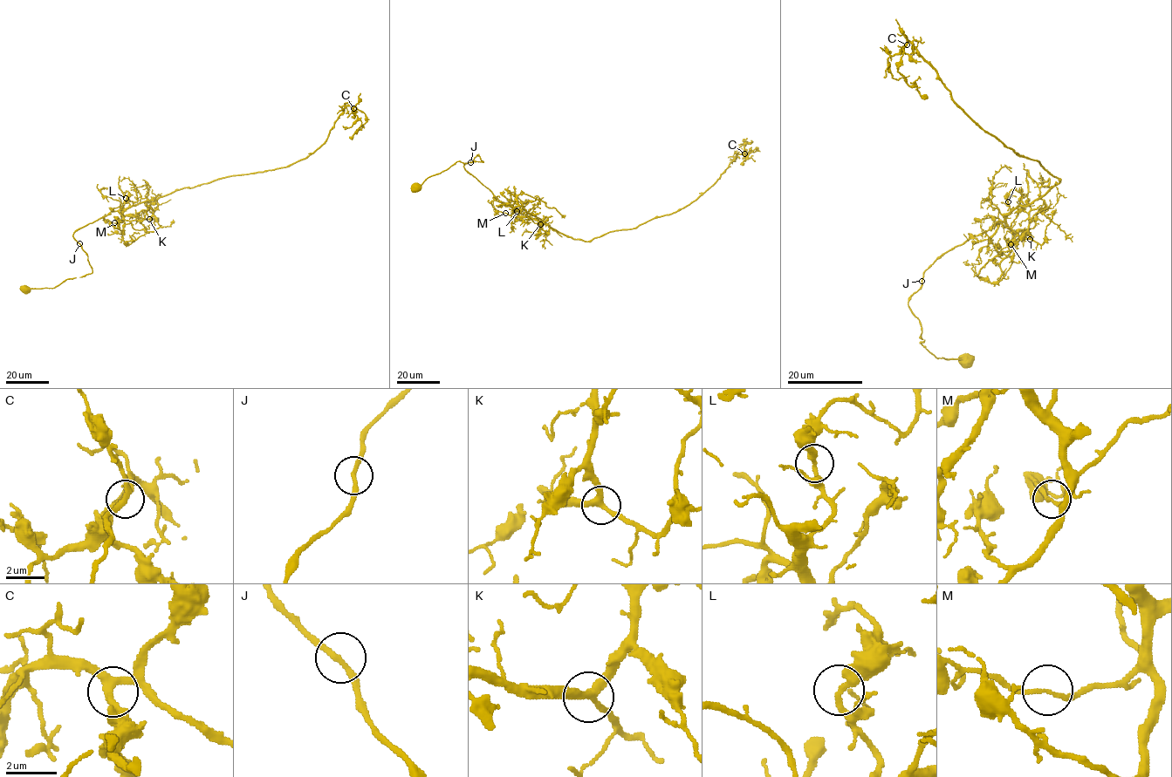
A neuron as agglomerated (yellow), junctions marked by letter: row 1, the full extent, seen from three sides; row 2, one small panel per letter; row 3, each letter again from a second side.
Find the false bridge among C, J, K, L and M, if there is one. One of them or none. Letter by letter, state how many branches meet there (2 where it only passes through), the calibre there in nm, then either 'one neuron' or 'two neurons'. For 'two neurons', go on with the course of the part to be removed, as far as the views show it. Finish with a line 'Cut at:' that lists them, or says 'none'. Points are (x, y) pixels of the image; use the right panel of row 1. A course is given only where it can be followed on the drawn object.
C: 3 | 280 nm | one neuron
J: 2 | 200 nm | one neuron
K: 3 | 300 nm | one neuron
L: 2 | 300 nm | one neuron
M: 2 | 140 nm | one neuron
Cut at: none

